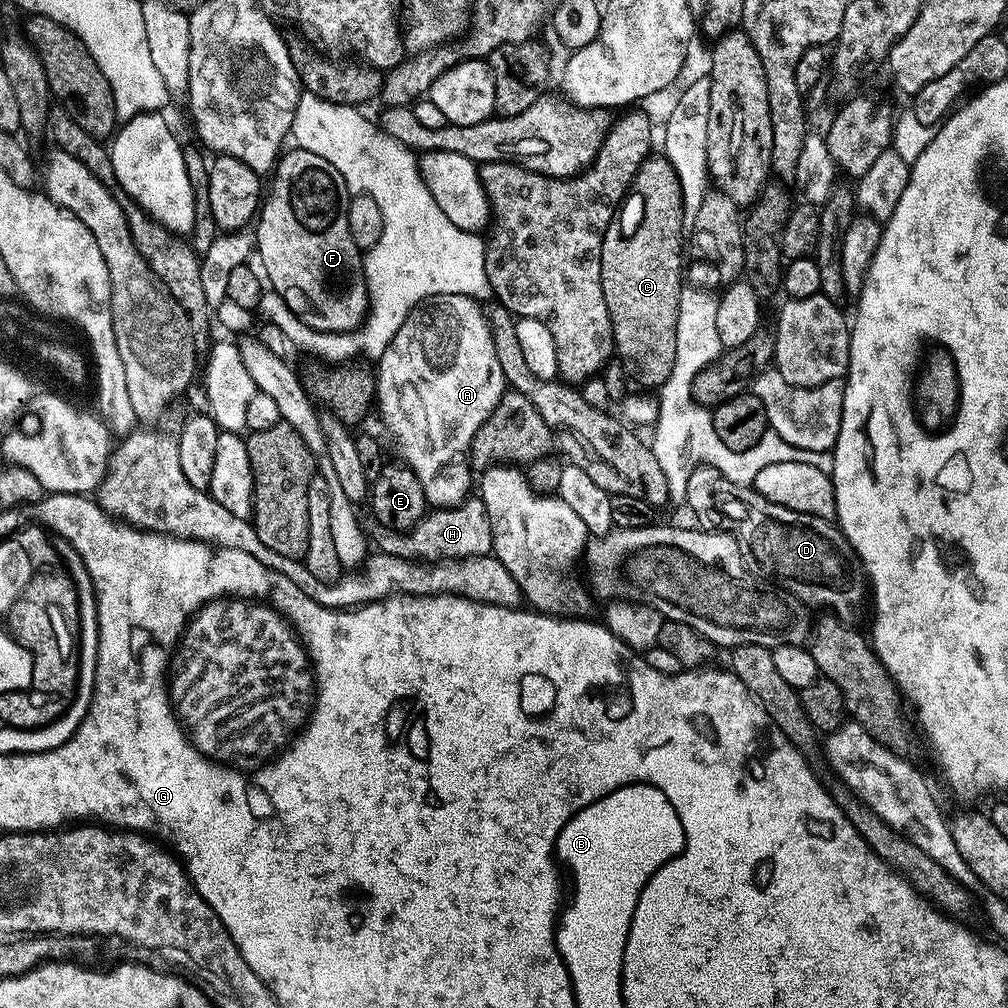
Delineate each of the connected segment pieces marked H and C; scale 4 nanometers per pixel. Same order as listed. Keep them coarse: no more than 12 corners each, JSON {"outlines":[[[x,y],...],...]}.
{"outlines":[[[479,498],[429,511],[408,532],[375,530],[379,551],[407,560],[492,552]],[[649,155],[602,238],[614,352],[670,378],[686,227]]]}

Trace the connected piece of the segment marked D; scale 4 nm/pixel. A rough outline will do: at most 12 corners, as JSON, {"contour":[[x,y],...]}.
{"contour":[[709,464],[686,504],[765,577],[859,625],[870,585],[833,521]]}

